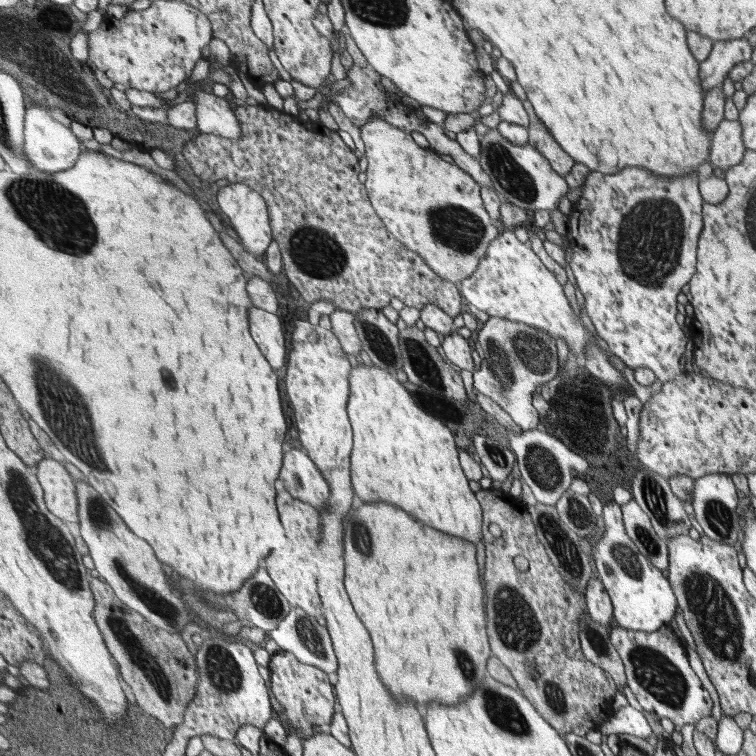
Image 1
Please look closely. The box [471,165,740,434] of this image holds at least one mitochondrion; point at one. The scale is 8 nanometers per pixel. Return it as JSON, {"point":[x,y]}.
{"point":[651,236]}

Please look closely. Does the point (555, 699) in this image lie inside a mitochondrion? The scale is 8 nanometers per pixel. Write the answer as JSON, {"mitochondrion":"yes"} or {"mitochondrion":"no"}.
{"mitochondrion":"yes"}

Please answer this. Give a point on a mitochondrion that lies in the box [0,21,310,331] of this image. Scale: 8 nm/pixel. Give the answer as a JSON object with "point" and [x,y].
{"point":[61,213]}

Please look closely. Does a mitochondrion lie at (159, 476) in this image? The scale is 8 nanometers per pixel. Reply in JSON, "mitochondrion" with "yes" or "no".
{"mitochondrion":"no"}

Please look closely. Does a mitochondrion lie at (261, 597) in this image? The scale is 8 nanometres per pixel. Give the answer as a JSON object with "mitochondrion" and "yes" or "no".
{"mitochondrion":"yes"}

